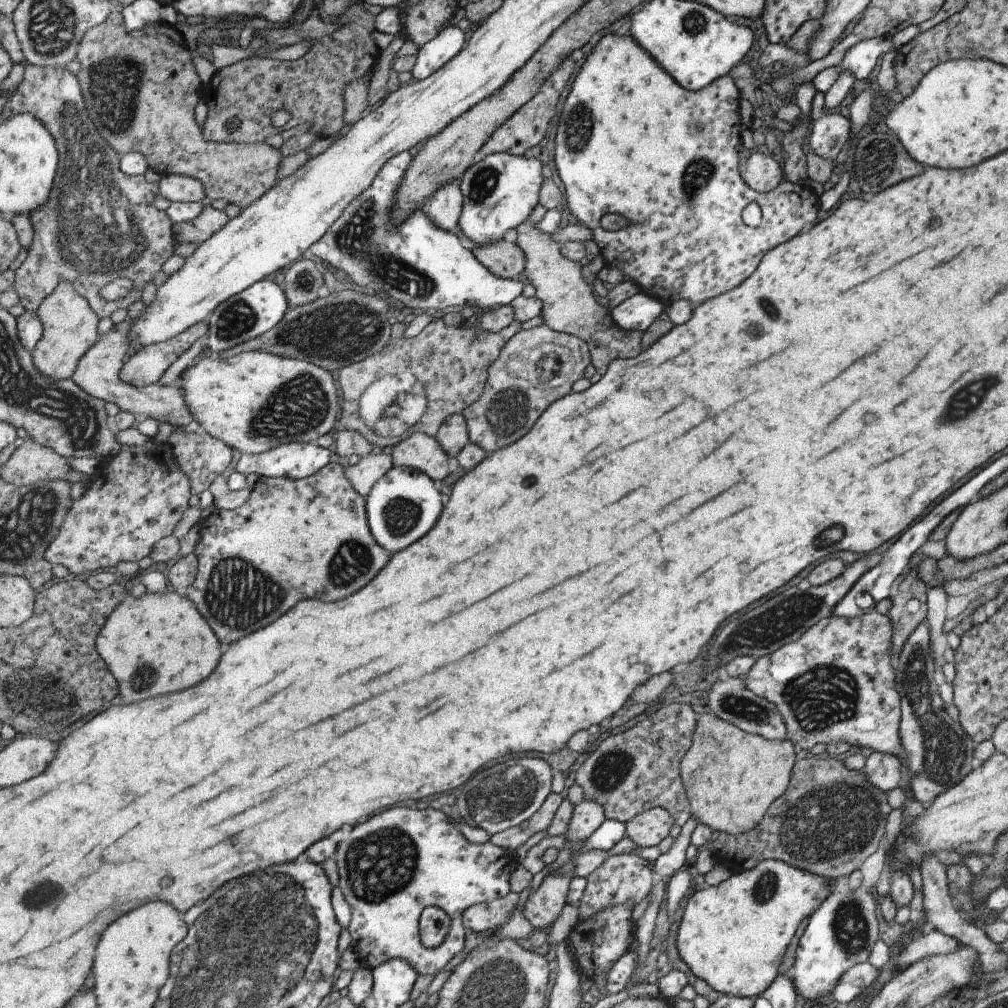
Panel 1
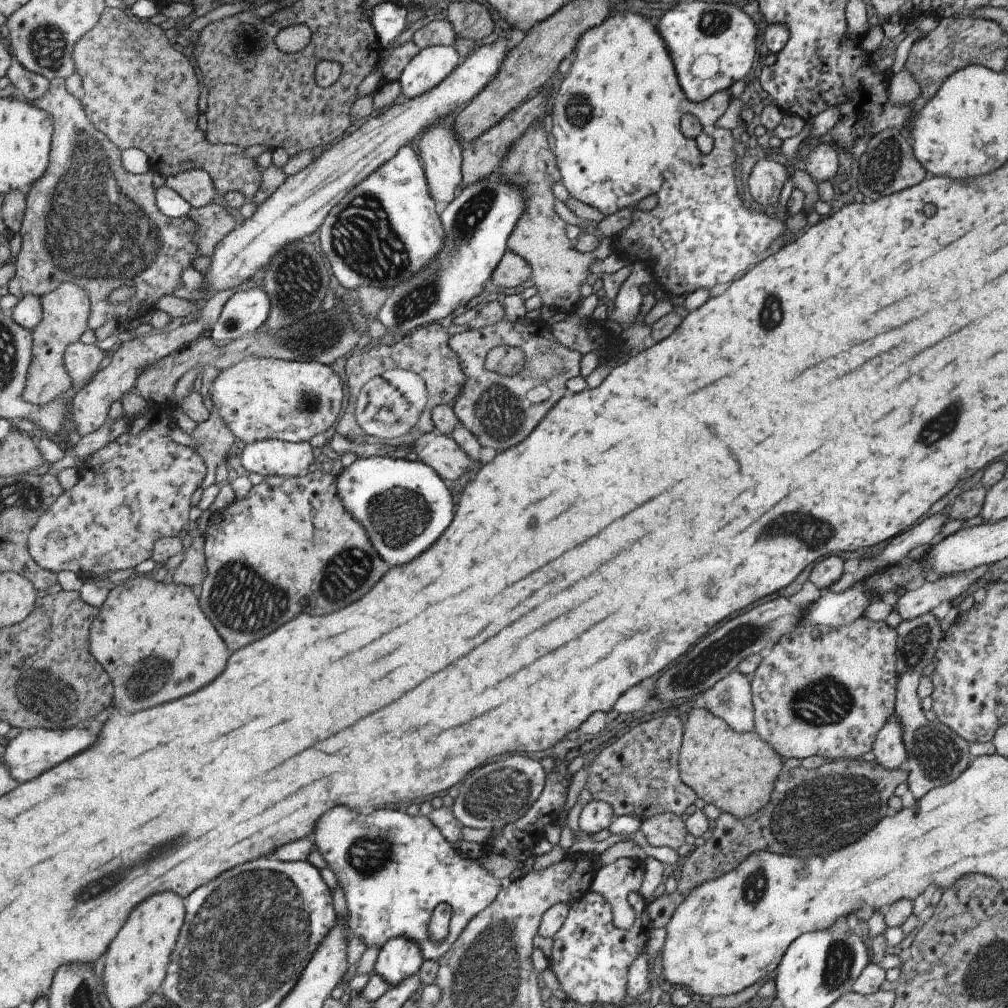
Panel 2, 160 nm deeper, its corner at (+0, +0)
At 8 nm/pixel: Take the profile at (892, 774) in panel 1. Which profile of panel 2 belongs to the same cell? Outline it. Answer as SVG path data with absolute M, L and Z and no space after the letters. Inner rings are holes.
M895 713L887 718L887 724L877 732L872 742L874 762L883 770L897 770L903 768L907 759L907 752L901 740L901 726L895 718Z

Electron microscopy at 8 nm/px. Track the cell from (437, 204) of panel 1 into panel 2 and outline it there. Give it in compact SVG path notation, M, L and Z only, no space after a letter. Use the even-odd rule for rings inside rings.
M449 116L447 120L441 120L439 124L427 128L427 132L423 134L418 143L431 194L441 208L453 203L453 200L456 200L461 191L460 189L463 187L463 145L459 144L459 138L457 138L457 134L453 130L456 118Z

